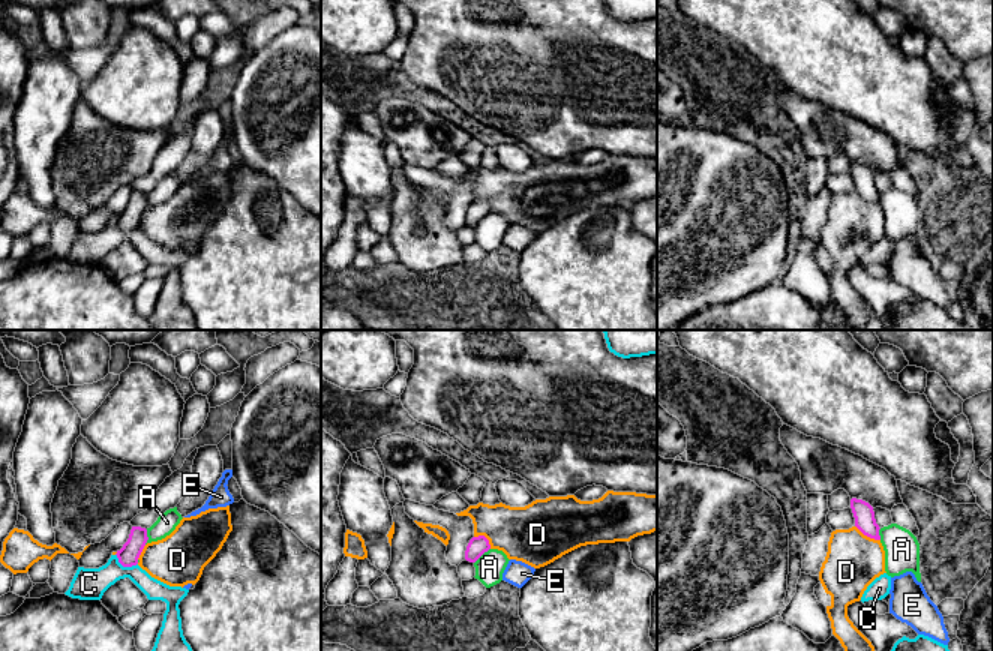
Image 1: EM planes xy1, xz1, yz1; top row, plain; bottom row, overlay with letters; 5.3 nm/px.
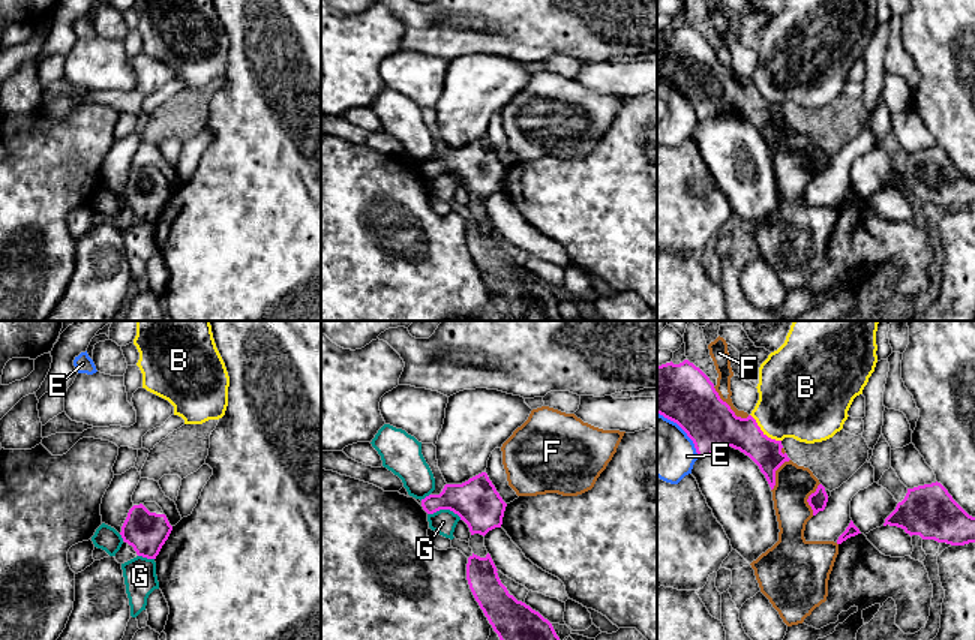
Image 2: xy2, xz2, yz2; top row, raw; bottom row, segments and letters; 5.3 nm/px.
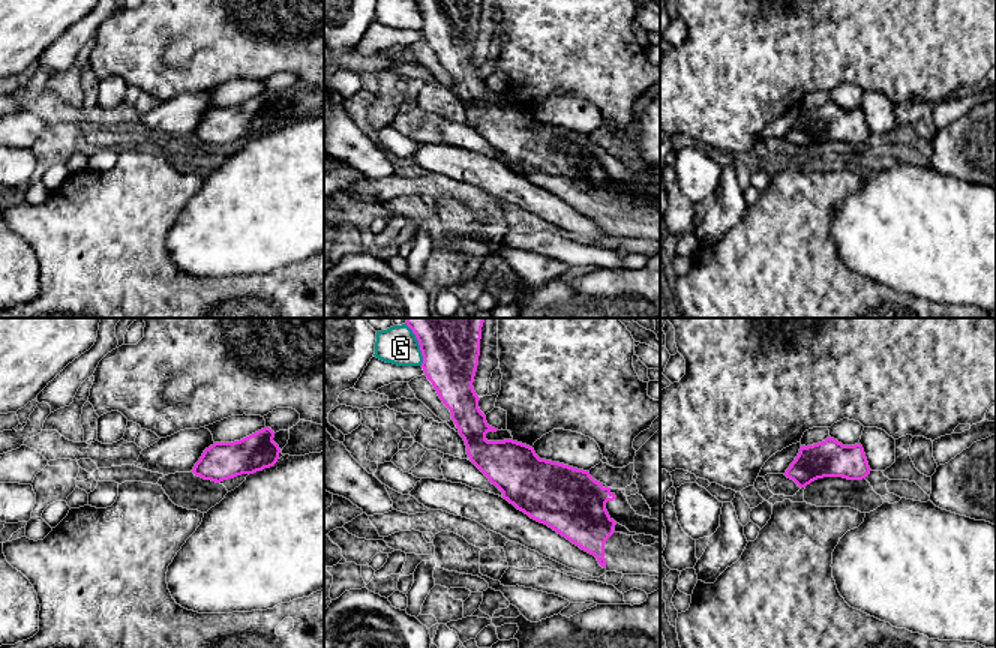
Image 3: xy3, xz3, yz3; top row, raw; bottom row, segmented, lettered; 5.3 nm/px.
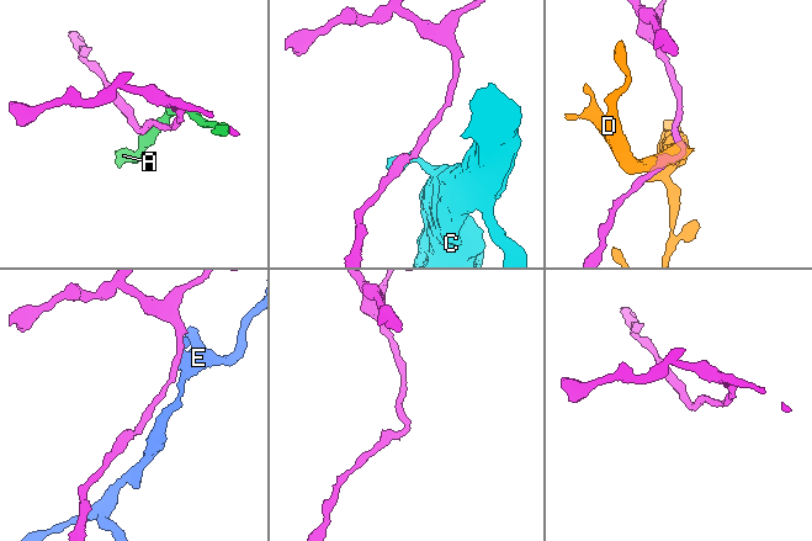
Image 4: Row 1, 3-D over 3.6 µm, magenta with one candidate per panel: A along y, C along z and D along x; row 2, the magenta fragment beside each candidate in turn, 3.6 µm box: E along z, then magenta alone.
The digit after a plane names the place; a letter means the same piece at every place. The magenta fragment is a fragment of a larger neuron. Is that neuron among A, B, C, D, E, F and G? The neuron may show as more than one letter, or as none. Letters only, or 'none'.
none

